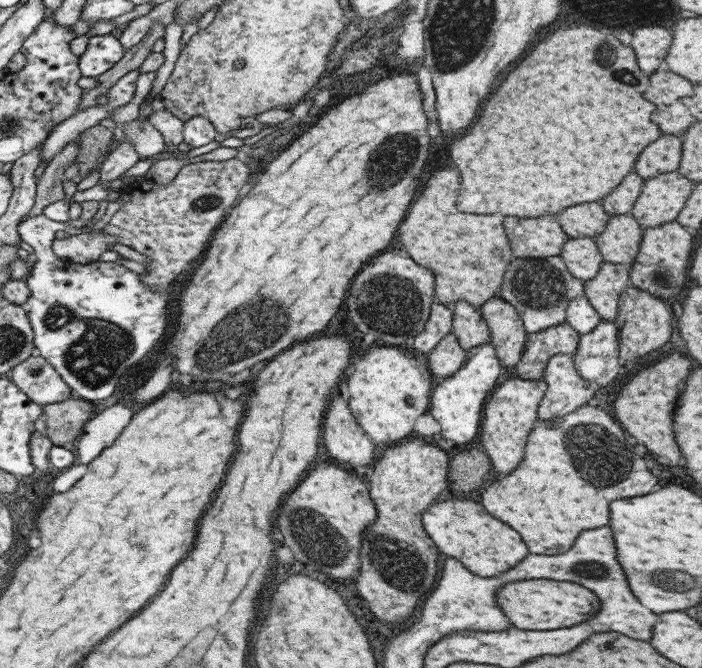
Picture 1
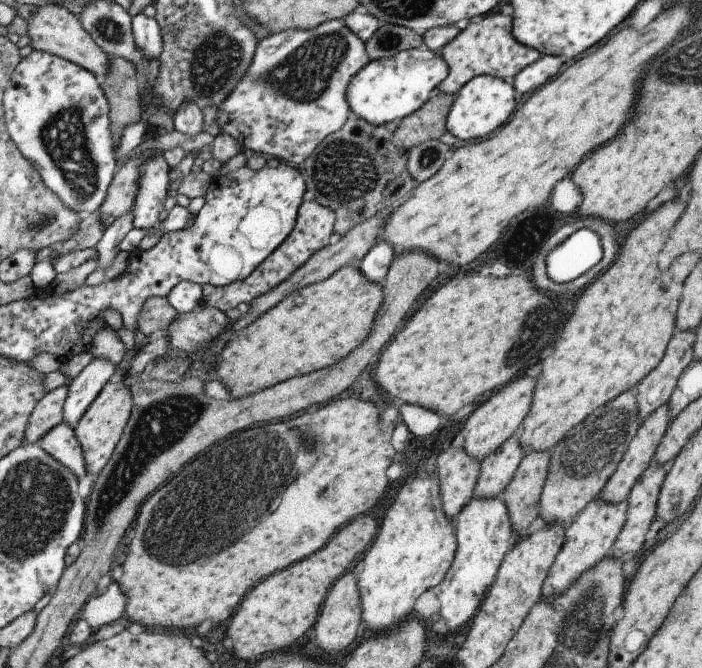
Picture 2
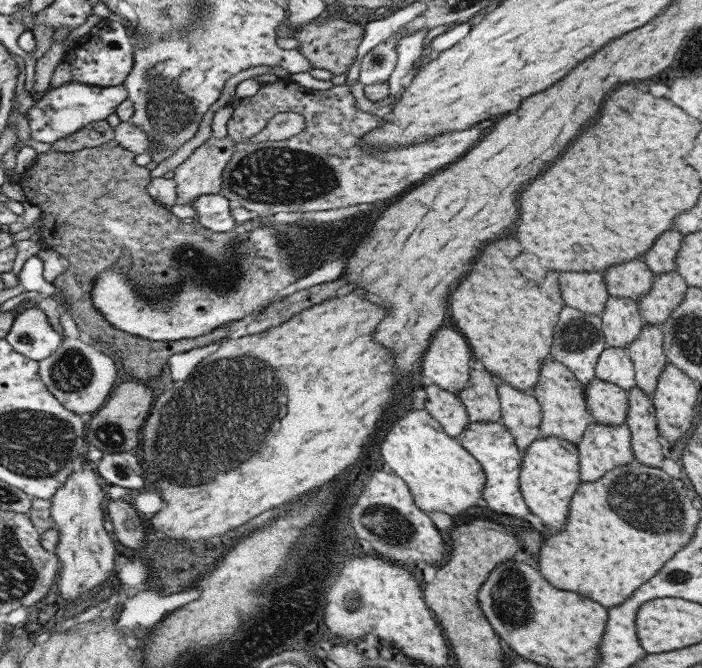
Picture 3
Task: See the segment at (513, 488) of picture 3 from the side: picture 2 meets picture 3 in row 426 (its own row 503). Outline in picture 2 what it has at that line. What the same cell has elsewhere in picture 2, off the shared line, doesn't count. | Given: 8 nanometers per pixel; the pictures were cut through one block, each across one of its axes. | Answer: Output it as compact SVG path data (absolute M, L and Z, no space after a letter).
M501 493L497 497L484 499L472 496L454 516L453 525L456 538L454 559L444 579L432 588L440 604L439 616L445 621L445 626L449 626L449 630L455 626L466 628L476 613L478 601L491 586L498 566L515 540Z

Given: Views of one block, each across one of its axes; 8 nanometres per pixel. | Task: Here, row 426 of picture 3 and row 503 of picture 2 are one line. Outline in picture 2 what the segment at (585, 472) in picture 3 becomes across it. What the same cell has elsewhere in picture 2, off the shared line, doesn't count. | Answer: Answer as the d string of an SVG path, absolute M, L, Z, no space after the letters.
M598 495L589 500L565 526L563 544L548 568L548 576L542 584L543 597L553 597L562 593L562 590L565 590L581 573L593 569L603 557L609 556L613 541L623 526L627 503L626 499L610 503Z

